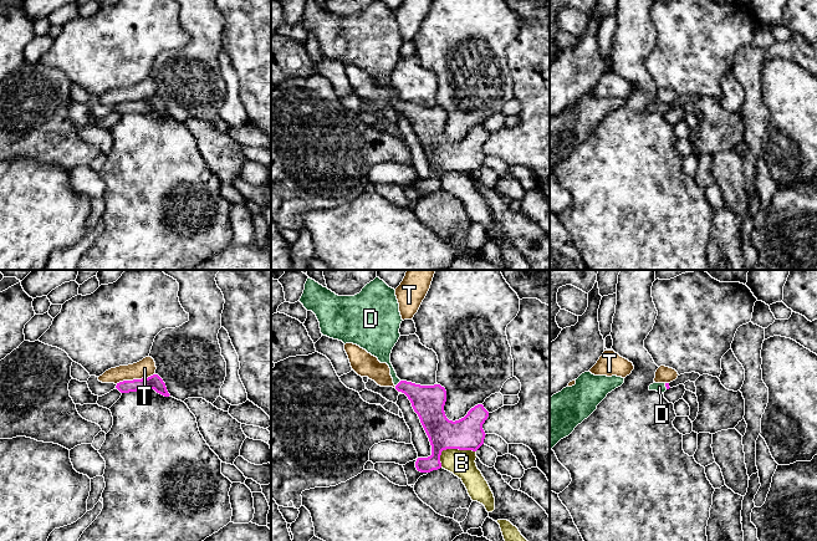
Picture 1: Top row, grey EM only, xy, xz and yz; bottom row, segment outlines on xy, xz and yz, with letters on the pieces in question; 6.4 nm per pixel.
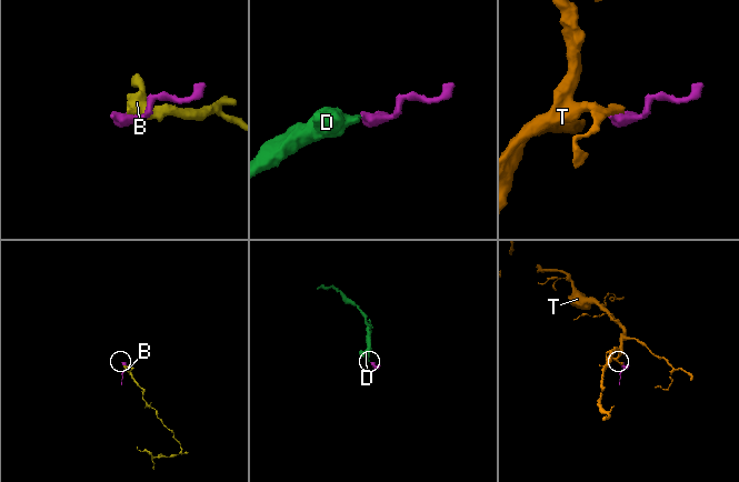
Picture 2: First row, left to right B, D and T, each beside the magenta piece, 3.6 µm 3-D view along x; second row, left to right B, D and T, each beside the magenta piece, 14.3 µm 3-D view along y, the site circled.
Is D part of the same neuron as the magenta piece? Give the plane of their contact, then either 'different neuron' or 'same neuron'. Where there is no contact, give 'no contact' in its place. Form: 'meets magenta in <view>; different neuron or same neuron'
meets magenta in xz; same neuron

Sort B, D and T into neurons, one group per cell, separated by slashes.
B T / D

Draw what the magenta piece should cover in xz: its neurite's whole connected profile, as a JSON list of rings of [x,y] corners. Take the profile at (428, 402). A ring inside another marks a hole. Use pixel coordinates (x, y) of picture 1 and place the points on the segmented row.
[[[308,277],[300,302],[316,315],[323,336],[344,344],[357,344],[377,357],[381,363],[389,366],[395,389],[410,400],[432,445],[430,456],[417,459],[418,471],[430,473],[440,469],[443,450],[476,451],[484,444],[486,434],[482,424],[489,412],[482,404],[475,405],[464,418],[453,422],[444,412],[444,387],[420,386],[397,377],[390,353],[400,337],[403,320],[395,290],[383,280],[376,277],[354,296],[338,296]]]

